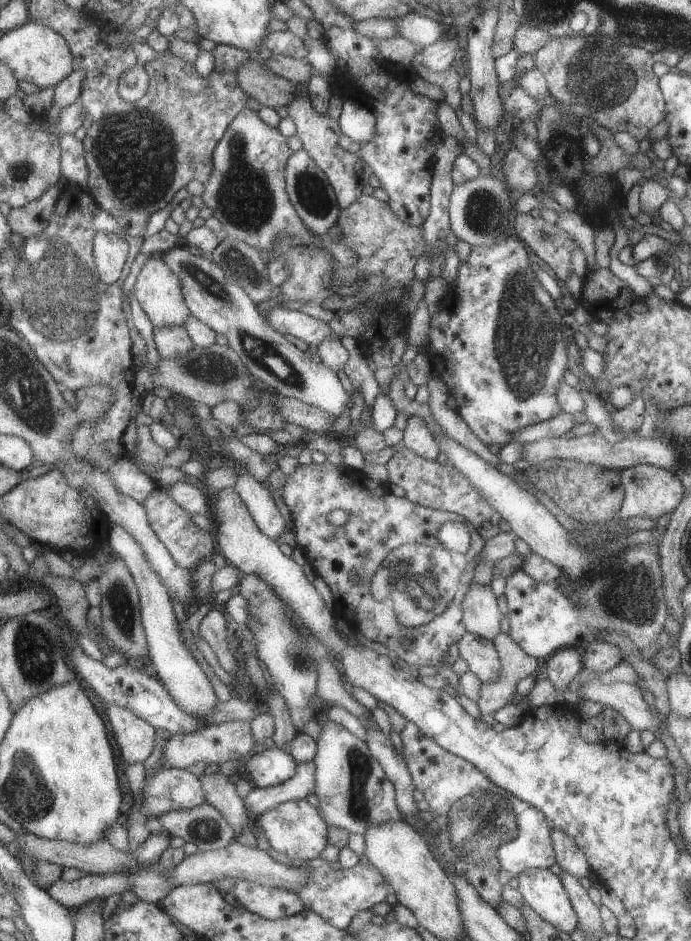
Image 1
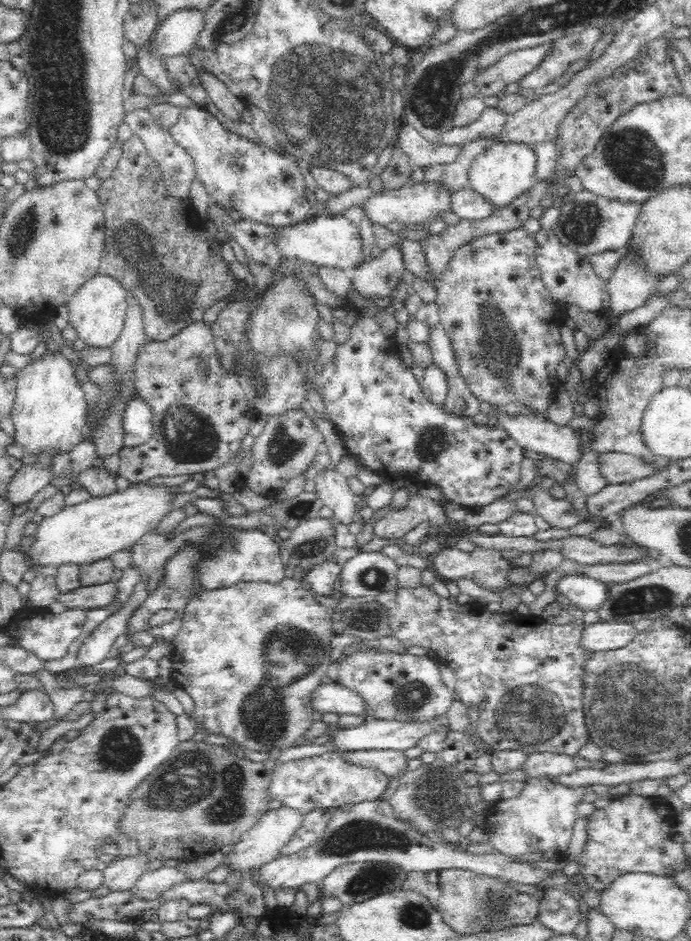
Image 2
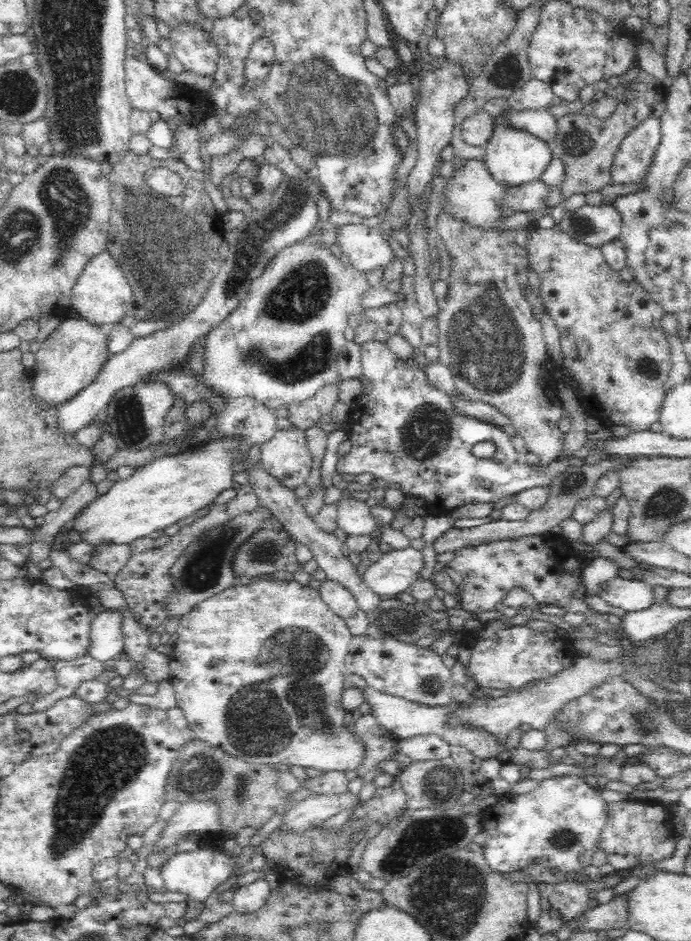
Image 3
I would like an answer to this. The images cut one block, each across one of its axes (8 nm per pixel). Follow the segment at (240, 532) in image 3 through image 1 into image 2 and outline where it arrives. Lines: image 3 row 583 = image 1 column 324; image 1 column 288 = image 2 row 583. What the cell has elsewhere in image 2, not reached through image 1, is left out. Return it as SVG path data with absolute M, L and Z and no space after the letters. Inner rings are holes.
M187 547L182 553L179 553L174 559L166 564L166 578L162 578L160 588L158 588L154 594L148 595L141 606L128 619L125 633L127 637L133 632L141 630L148 631L154 636L162 637L163 639L172 639L178 634L178 630L180 630L183 623L186 602L188 602L187 596L191 595L191 590L193 589L191 566L198 558L200 558L198 557L198 553L196 553L192 547ZM160 610L171 610L173 612L173 617L168 622L163 622L153 627L150 626L150 618L156 616Z

